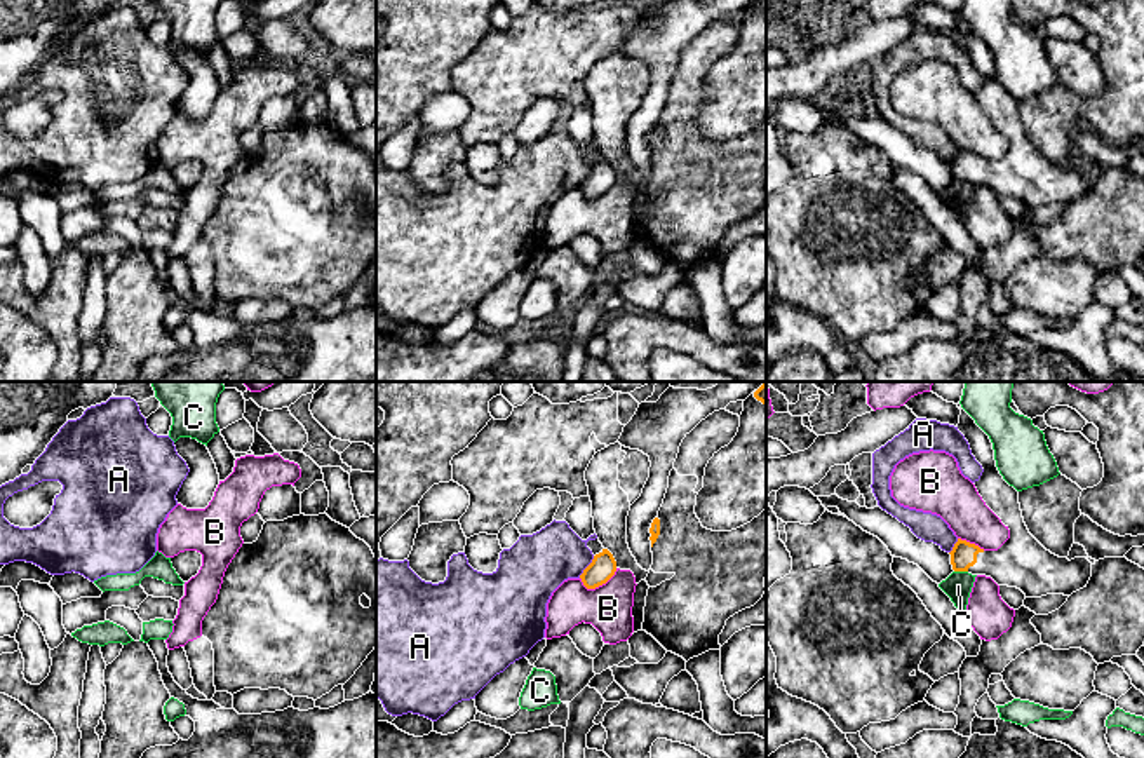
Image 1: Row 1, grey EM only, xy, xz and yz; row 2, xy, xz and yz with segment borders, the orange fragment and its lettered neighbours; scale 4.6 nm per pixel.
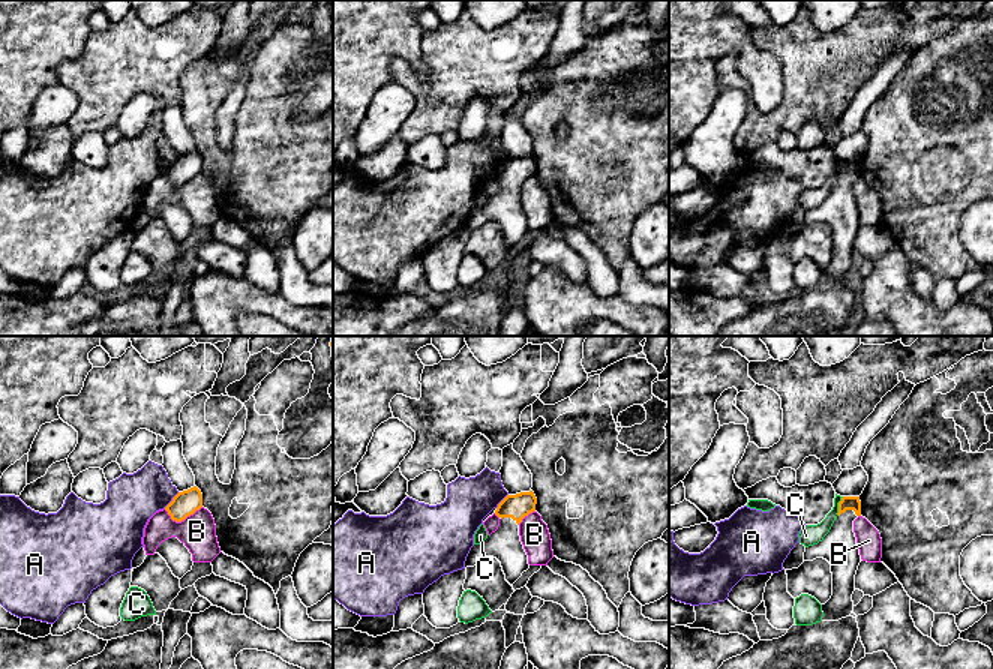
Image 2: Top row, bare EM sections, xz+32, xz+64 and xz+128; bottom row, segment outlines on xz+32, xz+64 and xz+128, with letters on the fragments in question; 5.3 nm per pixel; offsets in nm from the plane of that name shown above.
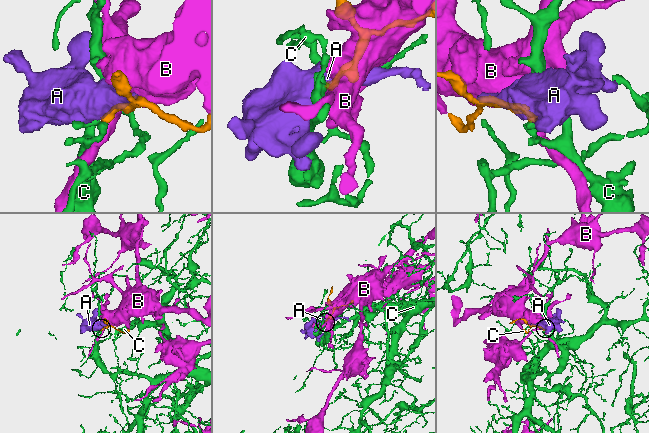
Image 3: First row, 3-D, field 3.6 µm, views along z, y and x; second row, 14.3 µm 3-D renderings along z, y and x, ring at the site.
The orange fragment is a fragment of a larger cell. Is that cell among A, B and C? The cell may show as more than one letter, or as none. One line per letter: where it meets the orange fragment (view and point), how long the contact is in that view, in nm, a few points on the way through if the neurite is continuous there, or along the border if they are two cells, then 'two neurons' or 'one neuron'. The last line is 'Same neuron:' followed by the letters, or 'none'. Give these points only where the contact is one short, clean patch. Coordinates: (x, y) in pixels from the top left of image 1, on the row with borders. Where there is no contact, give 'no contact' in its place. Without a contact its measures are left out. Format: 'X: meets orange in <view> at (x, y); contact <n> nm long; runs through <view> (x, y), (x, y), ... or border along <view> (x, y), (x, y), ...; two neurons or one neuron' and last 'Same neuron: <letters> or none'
A: meets orange in xz at (587, 567); contact 130 nm long; two neurons
B: meets orange in xz at (599, 584); contact 190 nm long; two neurons
C: meets orange in yz at (962, 570); contact 60 nm long; border along yz (955, 570), (967, 572); two neurons
Same neuron: none

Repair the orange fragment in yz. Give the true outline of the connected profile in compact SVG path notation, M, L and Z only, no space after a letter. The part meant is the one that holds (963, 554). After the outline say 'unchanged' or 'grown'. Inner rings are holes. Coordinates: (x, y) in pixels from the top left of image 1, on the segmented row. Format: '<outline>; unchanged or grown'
M961 408L958 430L965 436L970 444L972 455L982 465L984 472L975 488L986 505L1001 519L1001 523L1010 530L1010 538L998 551L984 551L975 544L958 538L951 554L951 565L954 572L968 572L972 575L991 577L998 585L1008 585L1020 589L1026 598L1041 598L1046 594L1064 594L1087 587L1092 577L1092 563L1087 558L1059 558L1046 551L1027 530L1020 504L1019 491L1010 486L999 474L994 460L994 450L989 436L975 423L975 420Z; grown

